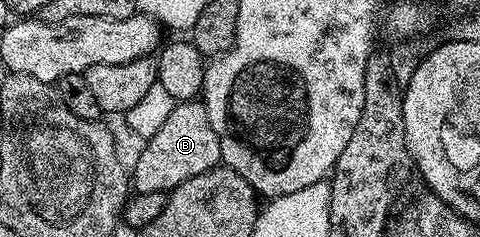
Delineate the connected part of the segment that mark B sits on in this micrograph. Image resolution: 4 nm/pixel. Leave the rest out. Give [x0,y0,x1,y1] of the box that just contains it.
[129,99,221,193]

